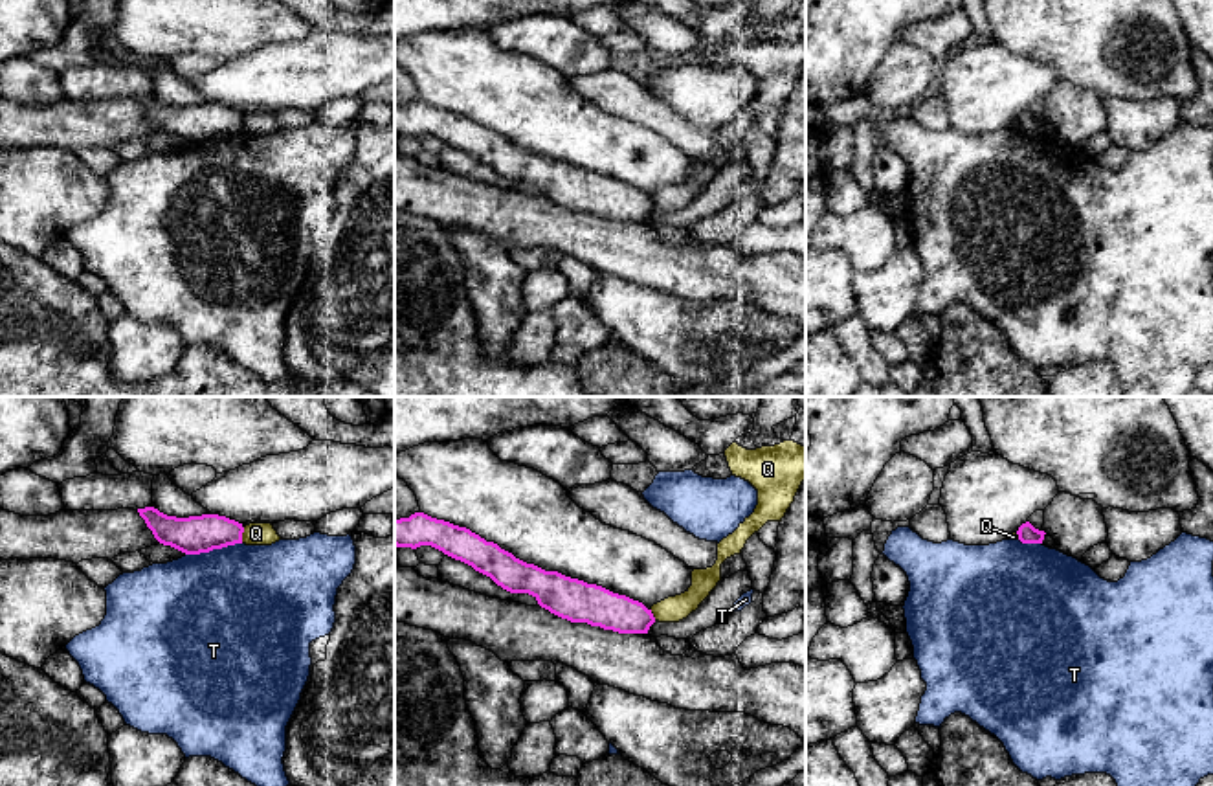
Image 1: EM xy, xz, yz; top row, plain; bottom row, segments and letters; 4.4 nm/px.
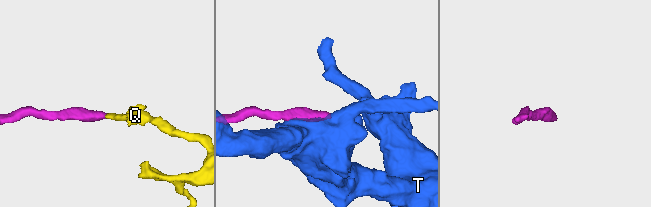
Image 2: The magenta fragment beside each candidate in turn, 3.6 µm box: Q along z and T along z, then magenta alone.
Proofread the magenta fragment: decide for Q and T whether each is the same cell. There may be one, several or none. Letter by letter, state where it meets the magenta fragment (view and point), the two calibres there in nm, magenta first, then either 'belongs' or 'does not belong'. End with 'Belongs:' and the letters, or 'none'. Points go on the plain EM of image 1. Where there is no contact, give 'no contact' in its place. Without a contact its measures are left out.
Q: xy (241, 123) | 170/100 nm | does not belong
T: xy (213, 136) | 170/480 nm | does not belong
Belongs: none

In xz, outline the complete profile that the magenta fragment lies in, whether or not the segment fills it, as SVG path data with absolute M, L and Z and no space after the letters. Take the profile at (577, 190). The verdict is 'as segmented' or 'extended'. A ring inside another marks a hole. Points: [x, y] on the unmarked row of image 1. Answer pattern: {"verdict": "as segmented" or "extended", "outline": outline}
{"verdict": "as segmented", "outline": "M424 101L395 108L395 134L431 134L510 182L532 184L541 196L571 211L587 211L618 222L648 222L655 211L651 198L639 189L527 152L470 118Z"}

